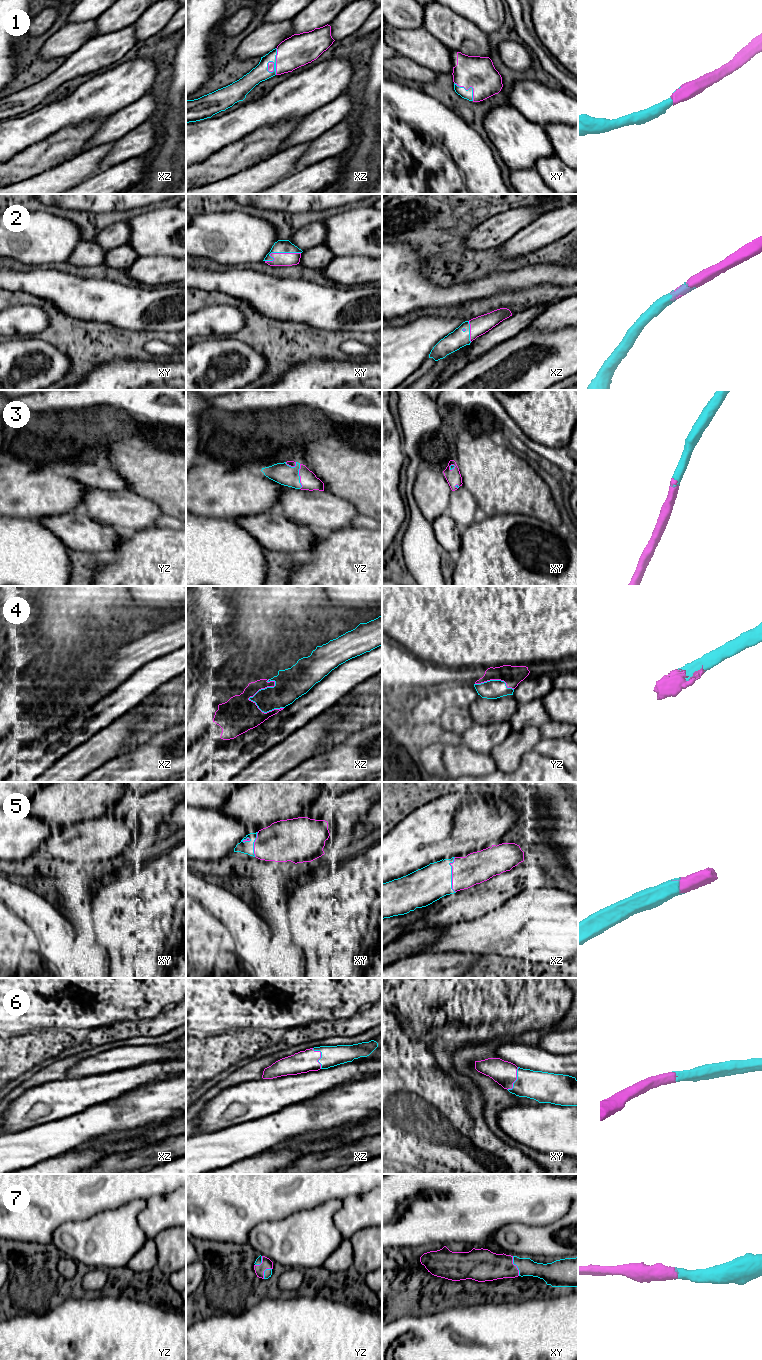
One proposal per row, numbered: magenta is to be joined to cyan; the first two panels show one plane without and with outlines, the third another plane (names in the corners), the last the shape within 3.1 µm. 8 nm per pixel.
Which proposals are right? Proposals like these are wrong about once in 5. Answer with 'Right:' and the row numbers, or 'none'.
Right: 1, 2, 3, 4, 5, 6, 7

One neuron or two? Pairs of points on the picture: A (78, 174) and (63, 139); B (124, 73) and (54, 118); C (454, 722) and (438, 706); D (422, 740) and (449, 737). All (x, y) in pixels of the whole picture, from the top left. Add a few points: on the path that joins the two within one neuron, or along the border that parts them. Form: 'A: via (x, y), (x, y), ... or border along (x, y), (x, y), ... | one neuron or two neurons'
A: border along (84, 151), (51, 169) | two neurons
B: via (107, 90), (101, 96), (71, 110) | one neuron
C: border along (446, 706), (439, 717) | two neurons
D: via (429, 737), (442, 737) | one neuron

